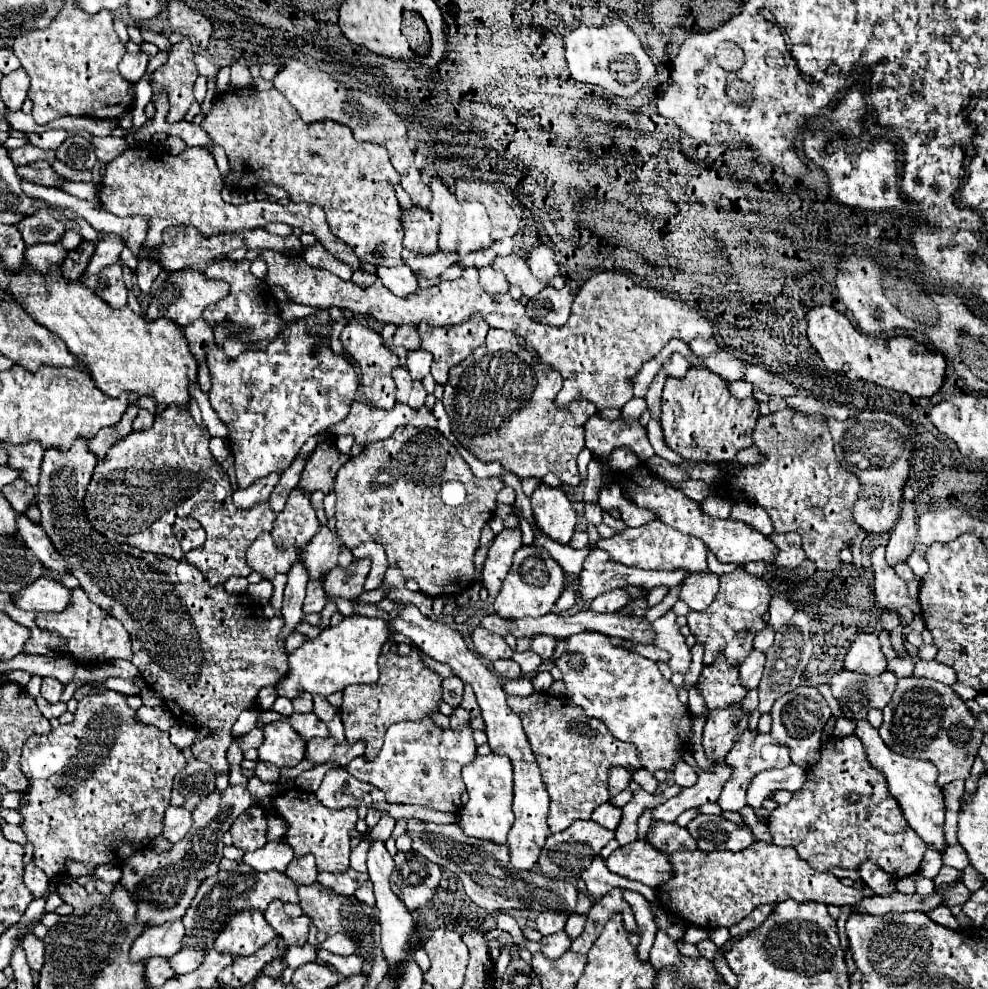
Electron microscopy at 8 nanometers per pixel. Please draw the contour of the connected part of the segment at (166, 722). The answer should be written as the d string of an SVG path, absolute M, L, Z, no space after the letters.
M142 705L136 711L136 717L140 723L148 723L148 725L154 725L164 731L168 731L176 723L176 719L172 717L172 713L166 707L144 707Z

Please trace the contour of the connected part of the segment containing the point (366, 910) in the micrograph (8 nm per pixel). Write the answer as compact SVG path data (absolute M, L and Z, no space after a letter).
M318 883L312 885L300 885L298 887L298 897L300 897L300 907L302 911L314 919L318 931L326 933L326 935L336 935L342 933L348 939L356 941L356 945L360 945L360 951L356 951L356 955L360 955L364 961L372 961L374 955L374 939L372 939L372 927L374 927L374 909L364 905L362 901L358 901L354 895L350 897L340 897L340 895L332 895L330 891L322 889Z

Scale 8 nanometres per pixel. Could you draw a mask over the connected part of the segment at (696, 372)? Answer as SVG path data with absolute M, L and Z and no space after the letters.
M690 369L684 379L666 379L660 423L666 445L686 461L732 461L740 449L752 445L756 419L756 401L734 399L728 391L728 383L708 369Z

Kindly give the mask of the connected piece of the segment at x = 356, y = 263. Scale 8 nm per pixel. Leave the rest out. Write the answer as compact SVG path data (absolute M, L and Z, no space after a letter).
M150 143L146 147L128 147L122 155L106 165L106 175L100 183L100 205L116 217L142 215L148 221L148 235L142 245L146 257L154 257L160 247L162 233L168 227L194 227L204 237L216 233L240 233L248 229L264 227L270 221L288 223L290 227L300 227L304 233L312 233L318 243L322 243L338 261L346 263L352 271L362 271L360 259L352 253L352 247L344 245L334 237L324 211L318 205L308 203L272 203L254 201L244 205L230 205L222 201L222 177L216 167L212 153L202 147L188 147L180 155L172 155L166 145Z

